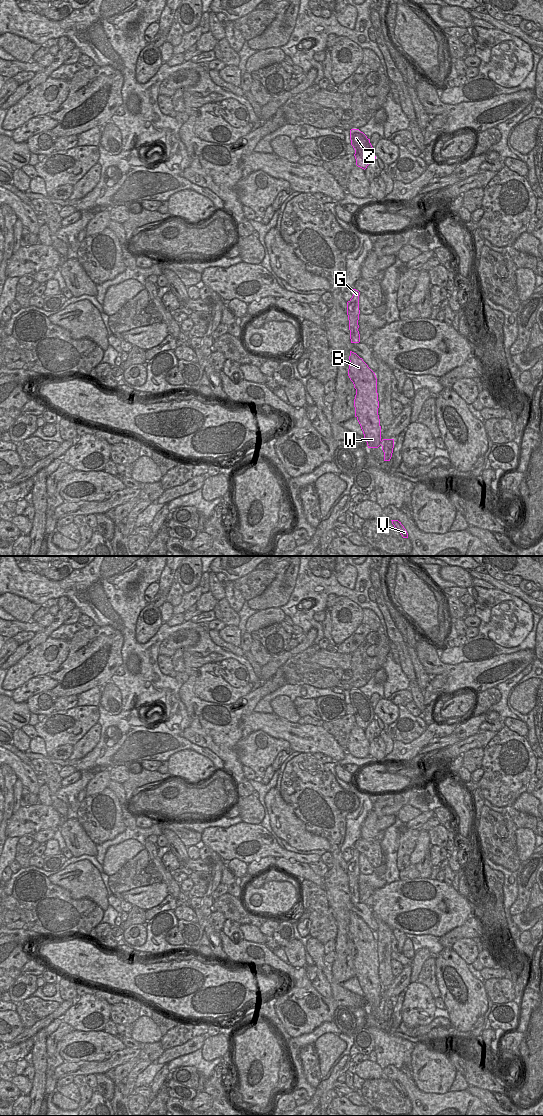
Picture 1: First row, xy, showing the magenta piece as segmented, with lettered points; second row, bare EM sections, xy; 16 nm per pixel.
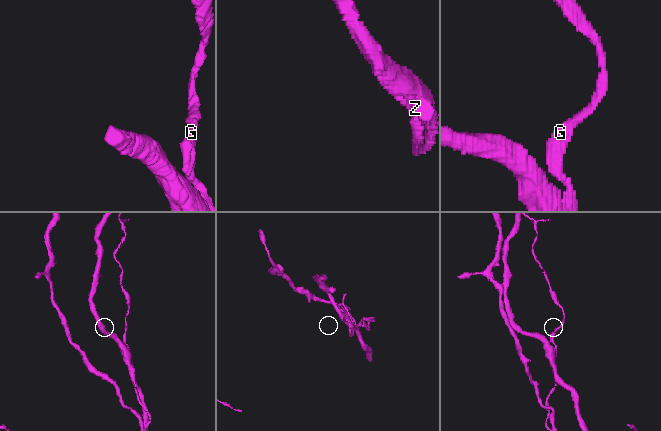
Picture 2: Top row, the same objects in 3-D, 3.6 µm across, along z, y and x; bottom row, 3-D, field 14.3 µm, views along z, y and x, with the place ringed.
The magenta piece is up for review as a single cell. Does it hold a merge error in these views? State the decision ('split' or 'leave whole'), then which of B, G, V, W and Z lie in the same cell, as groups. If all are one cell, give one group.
split; groups B W / G V Z

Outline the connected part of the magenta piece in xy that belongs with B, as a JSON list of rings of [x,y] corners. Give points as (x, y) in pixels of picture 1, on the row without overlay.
[[[350,911],[348,936],[354,944],[355,977],[366,999],[368,1008],[381,1004],[381,986],[378,975],[377,938],[375,933],[356,913]]]

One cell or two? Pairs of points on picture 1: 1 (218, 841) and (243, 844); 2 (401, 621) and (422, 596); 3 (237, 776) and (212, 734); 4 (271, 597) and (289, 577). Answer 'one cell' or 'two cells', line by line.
1: one cell
2: two cells
3: one cell
4: one cell

